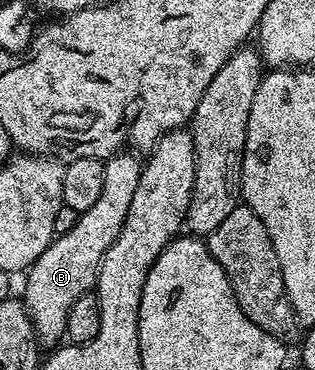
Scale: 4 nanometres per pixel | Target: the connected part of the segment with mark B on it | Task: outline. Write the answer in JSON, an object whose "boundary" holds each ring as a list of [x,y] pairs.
{"boundary":[[[123,150],[102,161],[104,185],[94,193],[95,201],[80,211],[77,226],[73,226],[69,234],[56,236],[45,254],[41,254],[41,258],[26,269],[27,281],[23,284],[21,299],[35,327],[35,335],[44,345],[58,345],[66,337],[69,309],[77,298],[94,289],[105,250],[117,242],[117,234],[121,234],[121,226],[125,226],[129,205],[133,202],[133,193],[137,190],[143,169],[141,160],[130,154],[135,155]]]}

